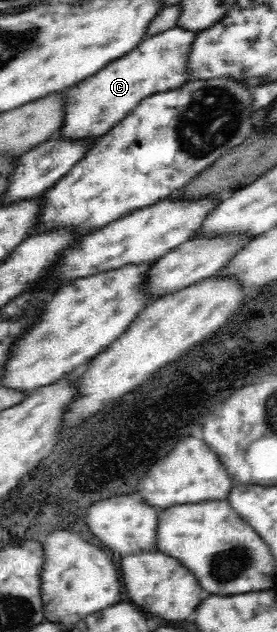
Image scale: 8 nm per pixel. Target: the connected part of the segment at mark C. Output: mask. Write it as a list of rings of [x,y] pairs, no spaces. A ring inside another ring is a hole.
[[[176,26],[148,36],[130,53],[110,61],[98,73],[68,89],[68,114],[65,115],[65,123],[59,135],[74,138],[103,136],[143,99],[166,90],[178,89],[190,82],[193,70],[189,67],[189,59],[197,35],[198,31]]]

